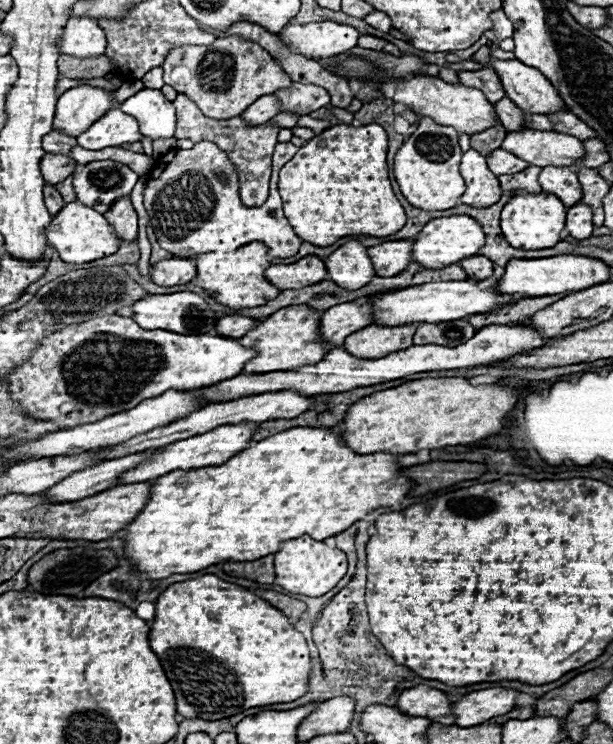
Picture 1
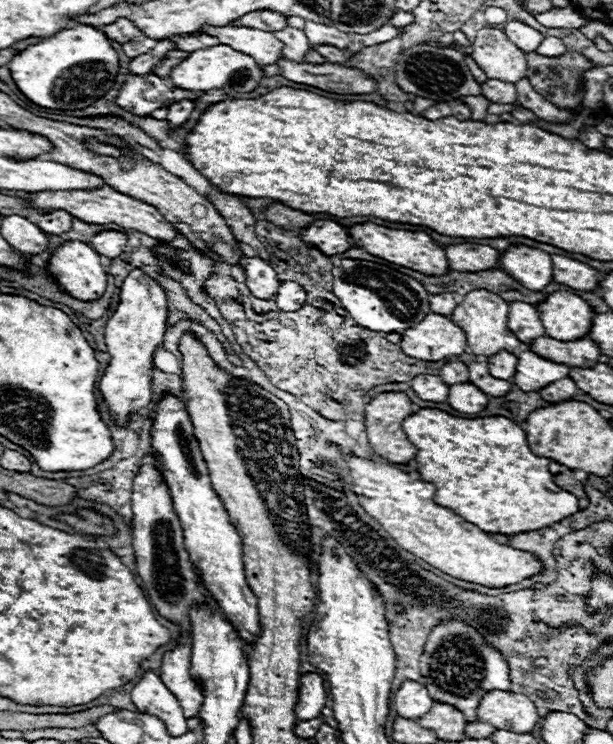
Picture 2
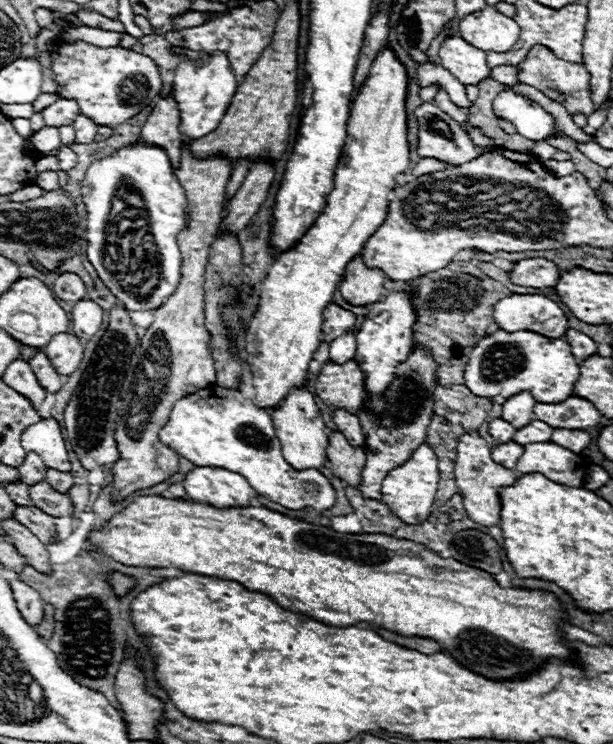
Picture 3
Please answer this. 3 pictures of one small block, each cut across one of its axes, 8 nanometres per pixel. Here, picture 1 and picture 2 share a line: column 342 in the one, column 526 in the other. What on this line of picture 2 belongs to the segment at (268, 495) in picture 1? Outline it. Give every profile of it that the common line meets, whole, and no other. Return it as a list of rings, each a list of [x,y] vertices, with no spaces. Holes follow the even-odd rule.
[[[420,408],[402,422],[402,430],[408,440],[418,448],[414,466],[422,480],[436,486],[434,502],[452,508],[466,522],[482,528],[488,534],[518,534],[538,530],[564,520],[578,512],[578,498],[554,484],[554,476],[548,472],[548,458],[534,456],[526,442],[526,432],[506,416],[484,418],[458,418],[444,410]]]

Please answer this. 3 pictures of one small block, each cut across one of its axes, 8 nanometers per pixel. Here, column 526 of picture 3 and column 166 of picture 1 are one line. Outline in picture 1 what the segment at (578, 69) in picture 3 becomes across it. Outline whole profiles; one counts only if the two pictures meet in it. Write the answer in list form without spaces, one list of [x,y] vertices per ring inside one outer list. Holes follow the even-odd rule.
[[[240,36],[216,38],[208,46],[176,46],[168,52],[162,70],[168,86],[172,86],[178,94],[186,94],[204,112],[204,116],[214,120],[236,118],[260,96],[292,84],[288,74],[262,46]]]

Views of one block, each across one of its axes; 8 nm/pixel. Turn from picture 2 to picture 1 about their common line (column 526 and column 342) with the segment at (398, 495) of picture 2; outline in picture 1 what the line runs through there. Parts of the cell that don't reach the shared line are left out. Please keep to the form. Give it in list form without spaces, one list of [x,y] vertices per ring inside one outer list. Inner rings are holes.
[[[300,536],[288,542],[280,544],[280,550],[274,554],[274,566],[276,566],[276,584],[292,594],[304,594],[318,598],[332,590],[342,576],[346,574],[348,562],[346,554],[338,548],[328,548],[324,542],[316,542],[310,536]]]

